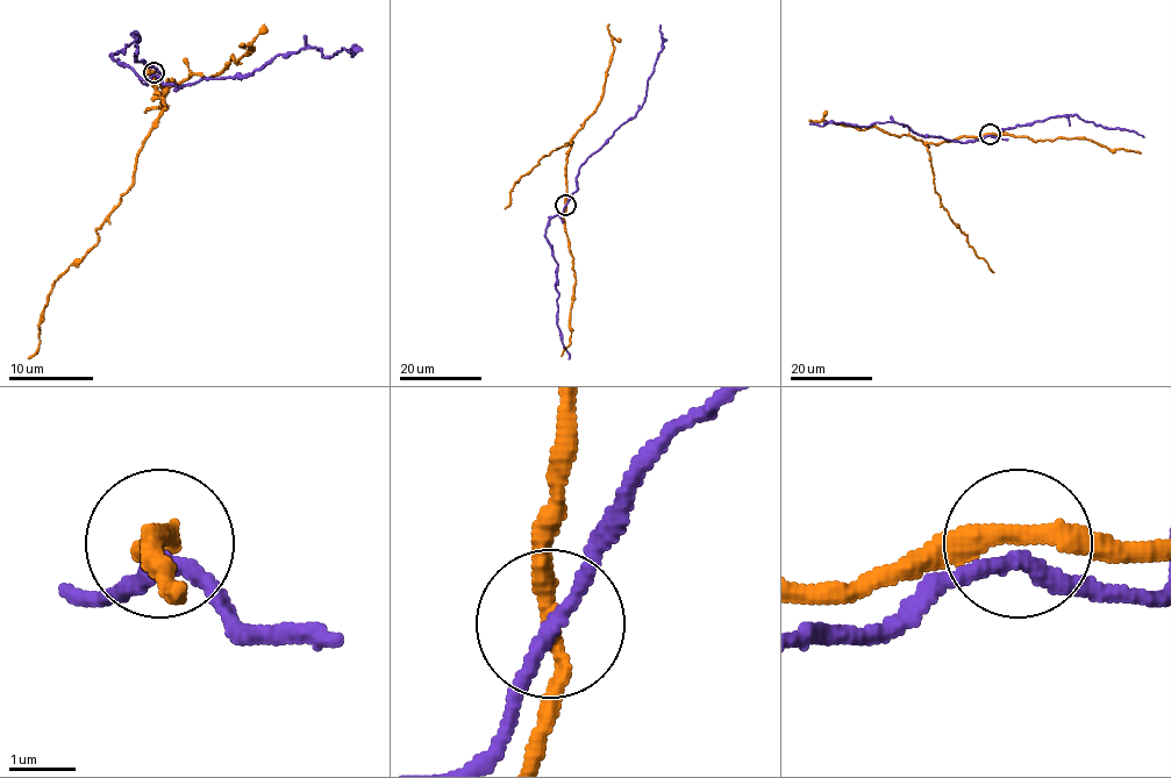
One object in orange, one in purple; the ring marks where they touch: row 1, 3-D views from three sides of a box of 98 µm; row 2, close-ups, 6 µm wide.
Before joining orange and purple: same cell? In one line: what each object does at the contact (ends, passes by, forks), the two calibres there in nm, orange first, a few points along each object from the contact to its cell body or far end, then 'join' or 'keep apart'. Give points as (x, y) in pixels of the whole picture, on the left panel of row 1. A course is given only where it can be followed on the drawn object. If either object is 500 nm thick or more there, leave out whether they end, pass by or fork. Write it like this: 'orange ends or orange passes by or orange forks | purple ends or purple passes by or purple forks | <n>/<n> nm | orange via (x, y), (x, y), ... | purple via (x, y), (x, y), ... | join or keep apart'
orange passes by | purple passes by | 280/220 nm | orange via (152, 73), (163, 105), (134, 185), (98, 229), (98, 242), (51, 286), (38, 350), (28, 358) | purple via (152, 73), (176, 90), (252, 76), (277, 56), (311, 48), (323, 56), (343, 48), (354, 56), (349, 50) | keep apart

